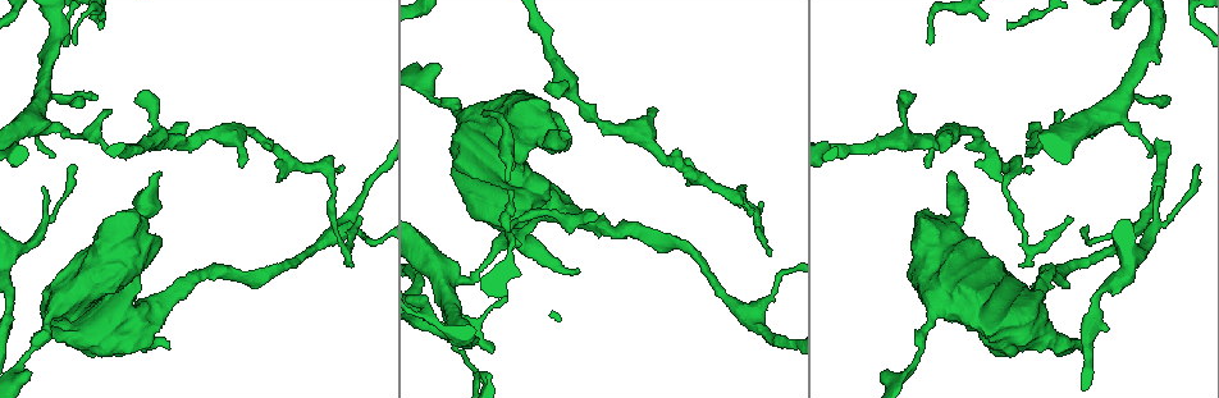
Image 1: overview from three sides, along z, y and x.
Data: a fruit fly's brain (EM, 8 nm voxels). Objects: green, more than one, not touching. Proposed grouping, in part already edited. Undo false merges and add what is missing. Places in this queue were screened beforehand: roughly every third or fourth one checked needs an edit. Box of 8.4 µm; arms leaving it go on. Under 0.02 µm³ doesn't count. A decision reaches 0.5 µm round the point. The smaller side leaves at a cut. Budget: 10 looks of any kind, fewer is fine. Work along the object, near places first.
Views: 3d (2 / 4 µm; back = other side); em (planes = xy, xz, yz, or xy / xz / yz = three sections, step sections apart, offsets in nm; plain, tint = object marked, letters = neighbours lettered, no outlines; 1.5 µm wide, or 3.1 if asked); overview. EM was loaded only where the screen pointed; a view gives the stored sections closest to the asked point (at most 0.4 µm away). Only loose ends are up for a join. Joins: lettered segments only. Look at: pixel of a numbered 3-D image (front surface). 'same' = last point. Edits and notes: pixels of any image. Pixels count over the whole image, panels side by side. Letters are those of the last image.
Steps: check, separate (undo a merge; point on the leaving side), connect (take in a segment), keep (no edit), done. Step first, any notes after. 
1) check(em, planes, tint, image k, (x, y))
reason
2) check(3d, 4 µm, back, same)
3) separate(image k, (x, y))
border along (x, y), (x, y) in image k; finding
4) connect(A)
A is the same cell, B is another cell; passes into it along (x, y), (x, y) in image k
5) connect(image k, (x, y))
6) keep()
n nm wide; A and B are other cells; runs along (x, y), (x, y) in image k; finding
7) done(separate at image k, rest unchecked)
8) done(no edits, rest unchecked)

check(3d, 4 µm, back, image 1, (1006, 22))
tapers out

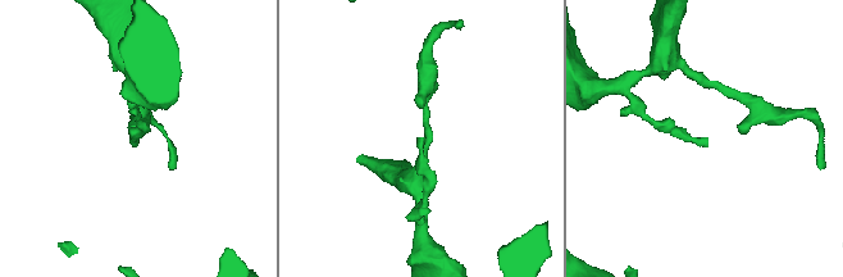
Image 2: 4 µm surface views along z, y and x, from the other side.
check(em, planes, plain, image 2, (707, 138))

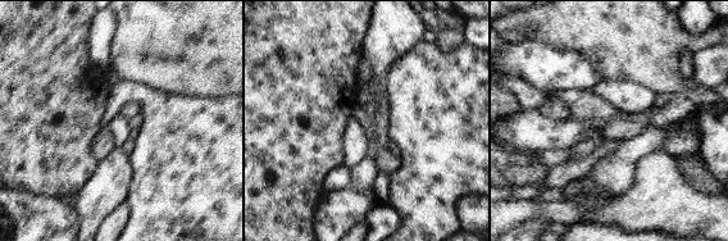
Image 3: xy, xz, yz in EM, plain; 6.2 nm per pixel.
check(em, planes, letters, same)

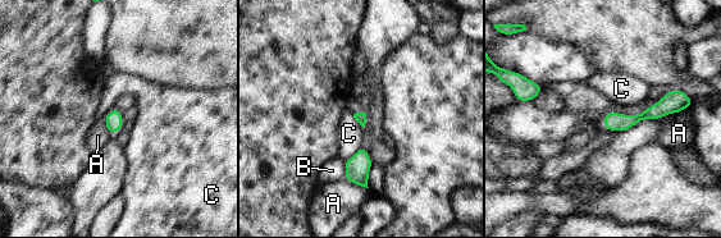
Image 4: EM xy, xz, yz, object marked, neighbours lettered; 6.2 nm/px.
keep()
A, B and C are other cells; runs along (683, 101), (607, 126) in image 4; no lettered segment goes on from it

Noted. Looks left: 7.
check(em, planes, plain, image 1, (547, 83))
branch stops here

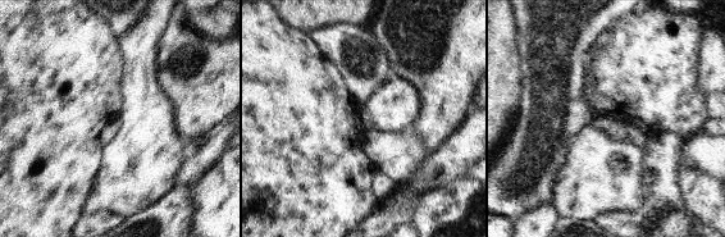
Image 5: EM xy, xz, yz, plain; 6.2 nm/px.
check(em, planes, letters, same)
see the neighbours

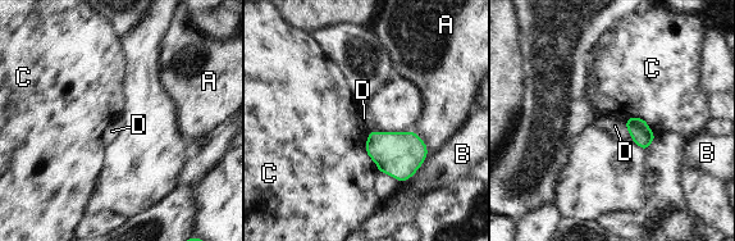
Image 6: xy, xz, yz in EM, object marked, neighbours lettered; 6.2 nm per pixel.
keep()
A, B, C and D are other cells; border along (624, 121), (631, 139) in image 6; no lettered segment goes on from it

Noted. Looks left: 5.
check(em, xz, step 8, letters, image 1, (989, 331))
closes a loop

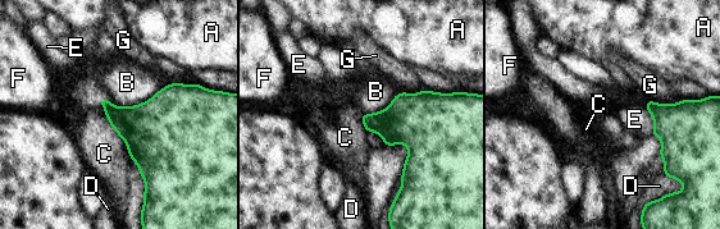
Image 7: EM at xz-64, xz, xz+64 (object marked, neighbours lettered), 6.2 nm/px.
keep()
220 nm wide; A, B, C, D, E, F and G are other cells; border along (172, 82), (133, 105), (106, 100) in image 7; continuous, no second cell

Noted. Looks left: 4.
check(em, planes, letters, image 1, (1171, 98))
thin end

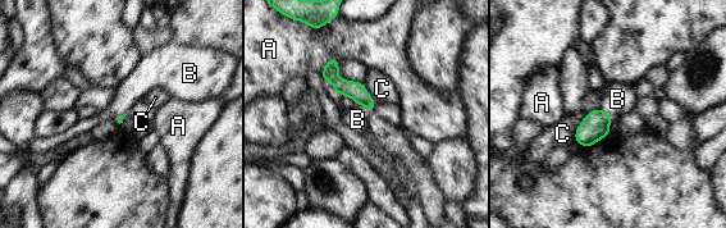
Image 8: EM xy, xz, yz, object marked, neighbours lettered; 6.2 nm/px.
keep()
C touches over 220 nm; A, B and C are other cells; no lettered segment goes on from it

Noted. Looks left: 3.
done(no edits, rest unchecked)

